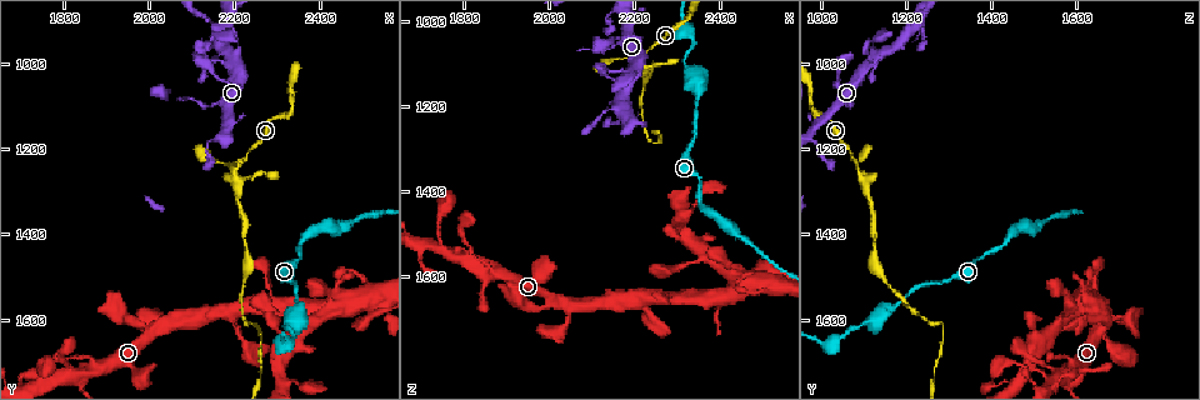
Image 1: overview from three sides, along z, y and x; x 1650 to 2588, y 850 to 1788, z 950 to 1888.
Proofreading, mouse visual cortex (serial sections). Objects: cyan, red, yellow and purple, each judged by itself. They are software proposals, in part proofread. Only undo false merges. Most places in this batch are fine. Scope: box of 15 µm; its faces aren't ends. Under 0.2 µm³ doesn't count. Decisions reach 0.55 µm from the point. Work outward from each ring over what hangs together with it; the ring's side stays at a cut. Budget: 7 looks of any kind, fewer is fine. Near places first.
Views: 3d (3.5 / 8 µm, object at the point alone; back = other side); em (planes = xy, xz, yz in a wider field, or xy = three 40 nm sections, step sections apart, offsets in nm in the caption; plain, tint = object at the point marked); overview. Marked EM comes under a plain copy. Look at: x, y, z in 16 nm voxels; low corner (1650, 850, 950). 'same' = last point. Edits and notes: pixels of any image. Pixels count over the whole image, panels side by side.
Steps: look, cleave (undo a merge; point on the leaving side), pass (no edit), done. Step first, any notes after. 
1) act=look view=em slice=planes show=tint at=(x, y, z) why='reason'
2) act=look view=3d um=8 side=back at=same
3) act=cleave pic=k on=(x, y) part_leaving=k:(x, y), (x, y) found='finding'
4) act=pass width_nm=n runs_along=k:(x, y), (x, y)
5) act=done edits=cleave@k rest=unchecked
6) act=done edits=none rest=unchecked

act=look view=3d um=3.5 at=(2210, 1245, 1085)

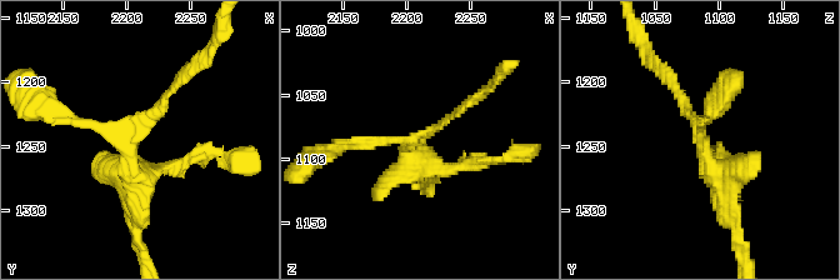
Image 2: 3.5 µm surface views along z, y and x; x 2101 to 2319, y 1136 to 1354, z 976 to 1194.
act=pass found='all the same cell'

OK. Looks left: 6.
act=look view=3d um=3.5 at=(2160, 930, 1210) why='small branch off a trunk'

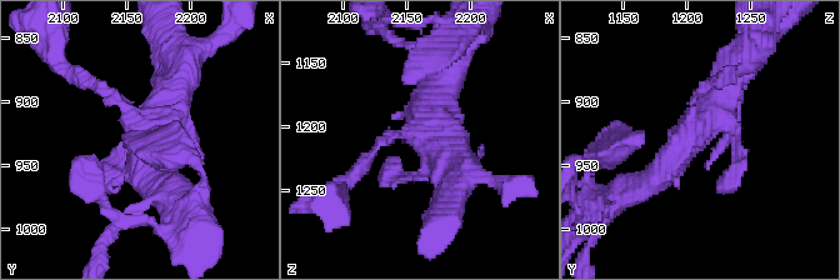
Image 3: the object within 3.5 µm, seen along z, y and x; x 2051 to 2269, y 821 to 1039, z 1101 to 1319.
act=look view=em slice=xy step=3 show=tint at=(2164, 926, 1206) why='shape alone is not enough'

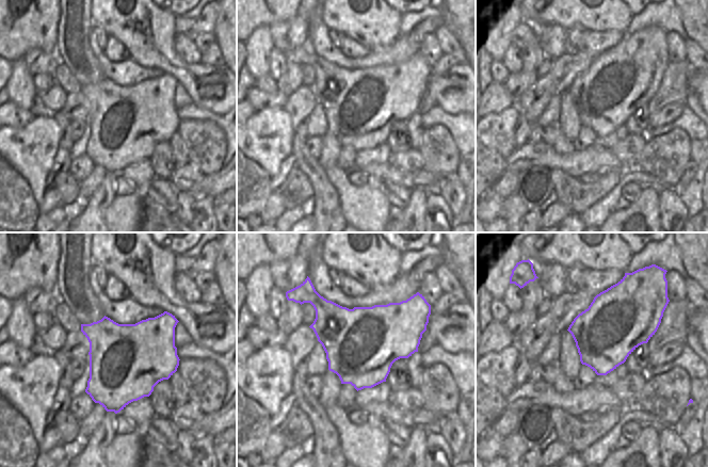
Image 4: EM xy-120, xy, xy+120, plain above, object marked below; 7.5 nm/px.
act=look view=em slice=xy step=5 show=tint at=same why='another direction'

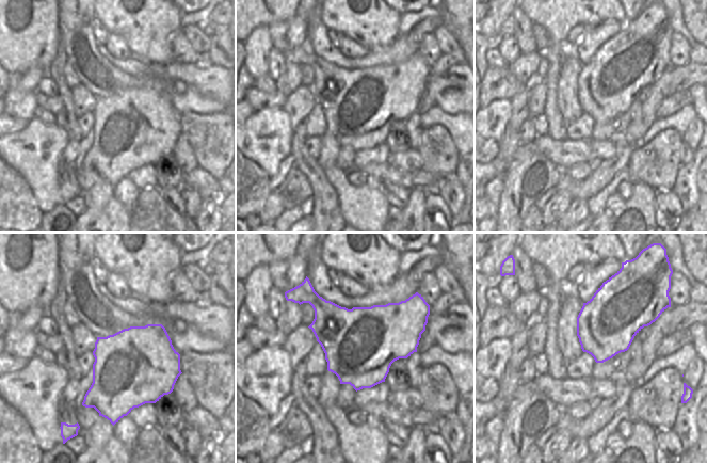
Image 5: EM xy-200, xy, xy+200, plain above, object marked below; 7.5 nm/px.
act=pass found='all the same cell'

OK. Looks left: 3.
act=look view=3d um=3.5 at=(2435, 1575, 1600) why='thin neck'

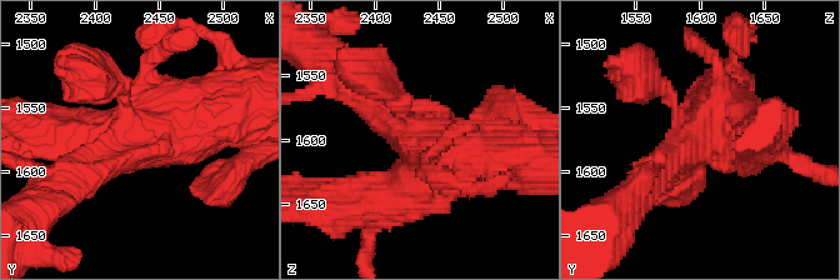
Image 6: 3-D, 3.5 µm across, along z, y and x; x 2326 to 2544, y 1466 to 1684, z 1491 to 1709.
act=look view=em slice=xy step=3 show=tint at=(2434, 1570, 1600)

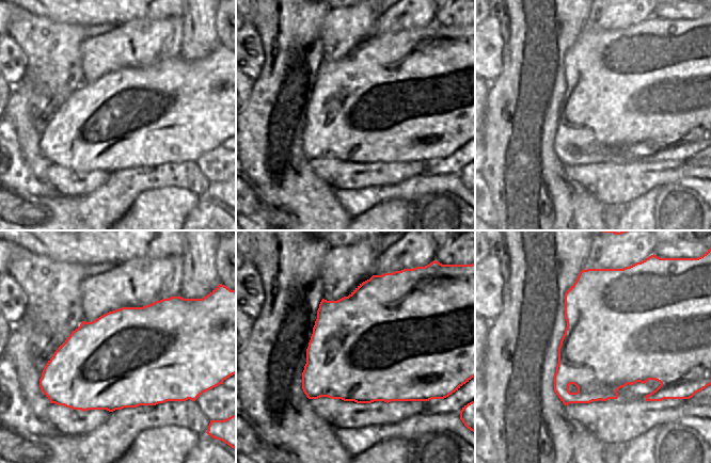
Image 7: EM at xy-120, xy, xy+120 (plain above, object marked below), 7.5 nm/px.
act=pass width_nm=900 runs_along=6:(759, 139), (714, 124), (666, 170) found='continuous, no second cell'

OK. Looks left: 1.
act=done edits=none rest=unchecked

